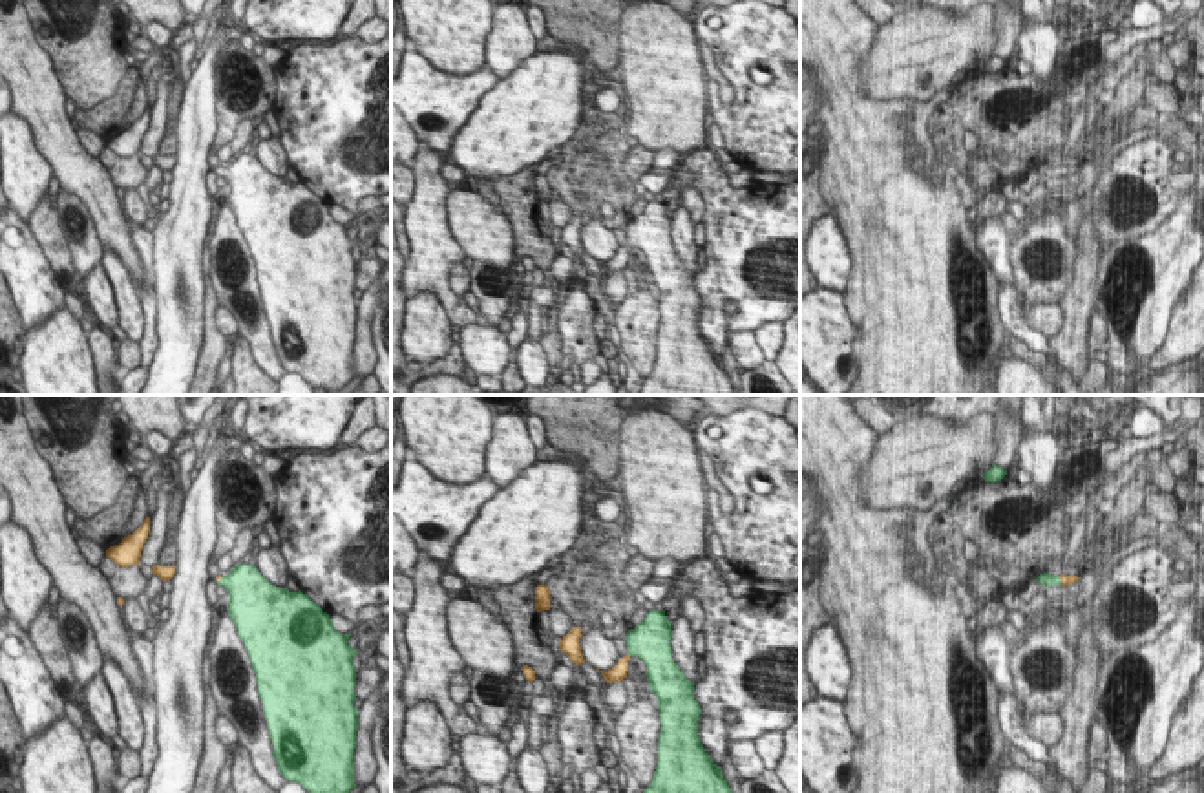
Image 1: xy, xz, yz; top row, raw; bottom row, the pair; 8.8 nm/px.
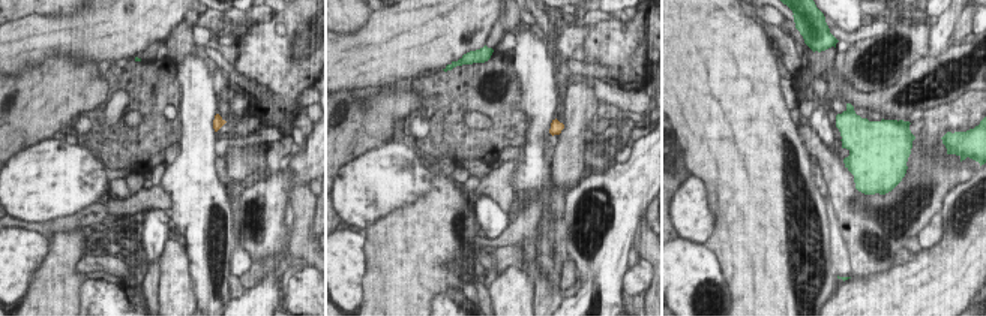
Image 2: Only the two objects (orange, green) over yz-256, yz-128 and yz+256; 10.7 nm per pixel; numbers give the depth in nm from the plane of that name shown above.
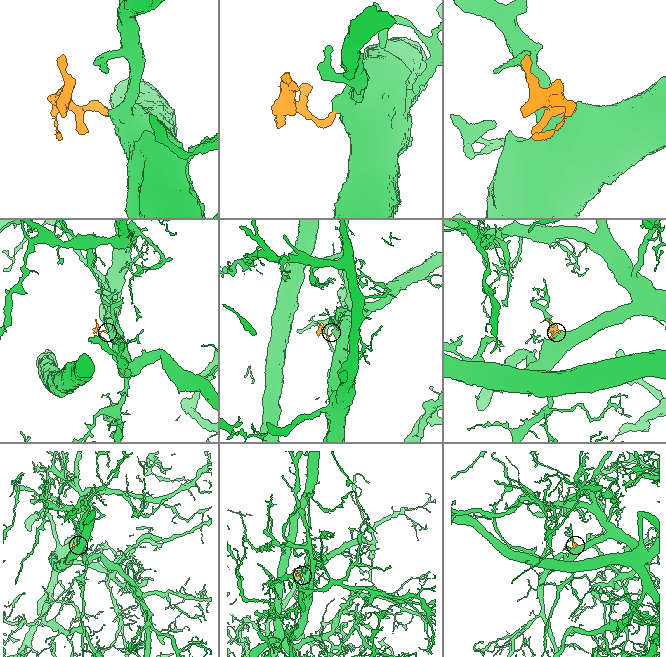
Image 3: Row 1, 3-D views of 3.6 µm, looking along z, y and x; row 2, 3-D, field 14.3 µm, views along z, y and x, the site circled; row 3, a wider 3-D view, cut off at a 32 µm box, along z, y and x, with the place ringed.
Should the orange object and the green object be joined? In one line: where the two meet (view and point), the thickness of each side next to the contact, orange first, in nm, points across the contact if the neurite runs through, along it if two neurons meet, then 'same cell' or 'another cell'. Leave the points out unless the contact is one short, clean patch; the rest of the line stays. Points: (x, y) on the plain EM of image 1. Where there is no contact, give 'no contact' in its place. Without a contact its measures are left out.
contact yz (1060, 170); calibres 100 and 120 nm; way yz (1066, 170), (1060, 170), (1045, 169); same cell

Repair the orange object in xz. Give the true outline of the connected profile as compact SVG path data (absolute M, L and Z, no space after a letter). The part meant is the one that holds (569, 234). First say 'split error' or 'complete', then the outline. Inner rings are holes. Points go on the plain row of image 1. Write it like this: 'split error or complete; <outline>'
complete; M572 217L572 221L559 228L559 241L565 243L572 254L577 258L579 254L585 254L581 238L579 238L579 228L581 228L581 217Z

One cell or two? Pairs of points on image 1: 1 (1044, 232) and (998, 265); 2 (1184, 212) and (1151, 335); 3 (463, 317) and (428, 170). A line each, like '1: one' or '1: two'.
1: two
2: one
3: one

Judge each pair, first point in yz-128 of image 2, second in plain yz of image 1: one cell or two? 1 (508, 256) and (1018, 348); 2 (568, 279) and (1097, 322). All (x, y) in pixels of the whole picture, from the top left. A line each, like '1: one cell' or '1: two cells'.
1: two cells
2: one cell

